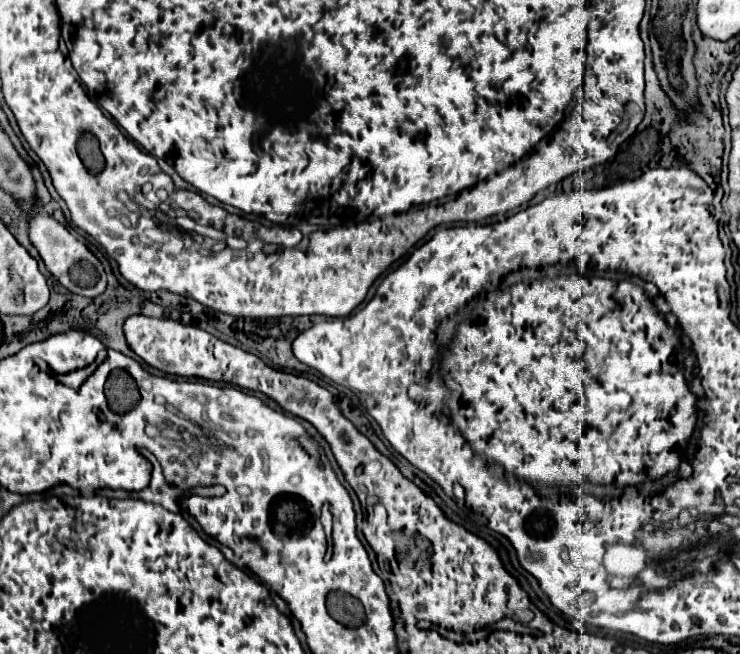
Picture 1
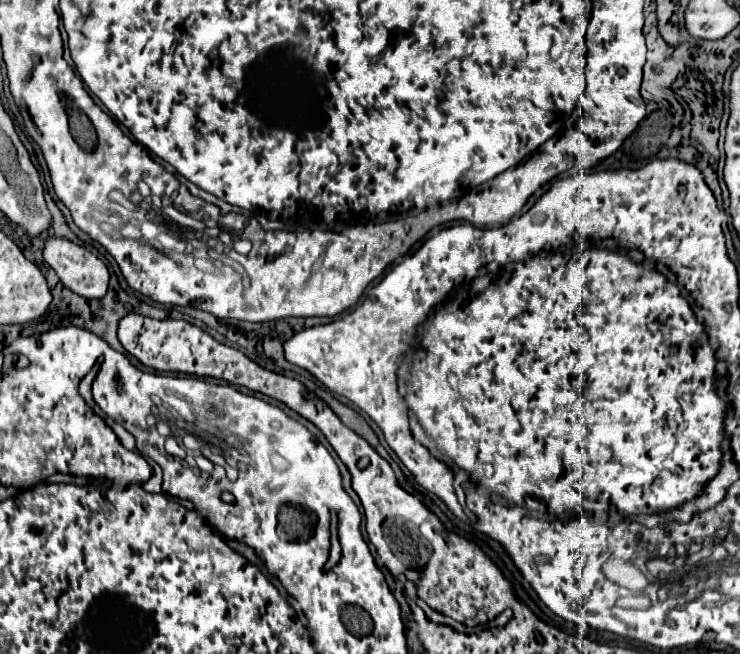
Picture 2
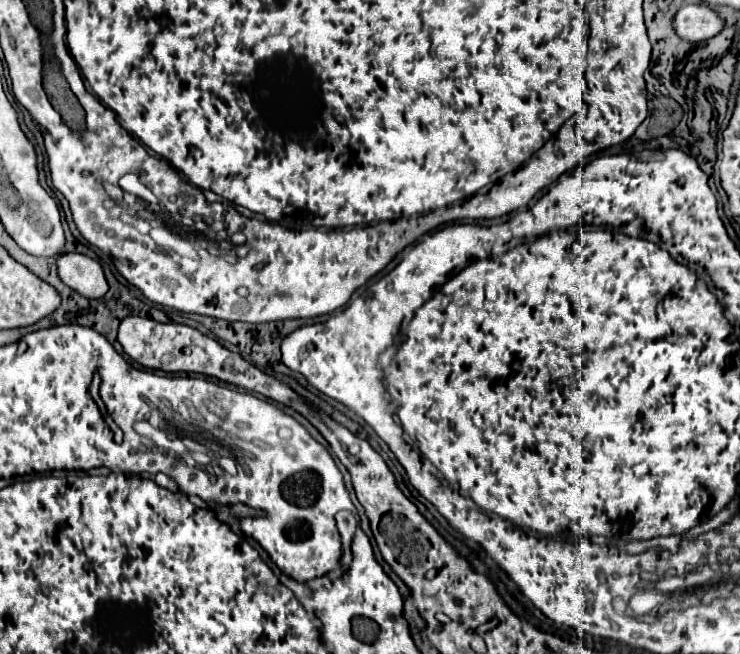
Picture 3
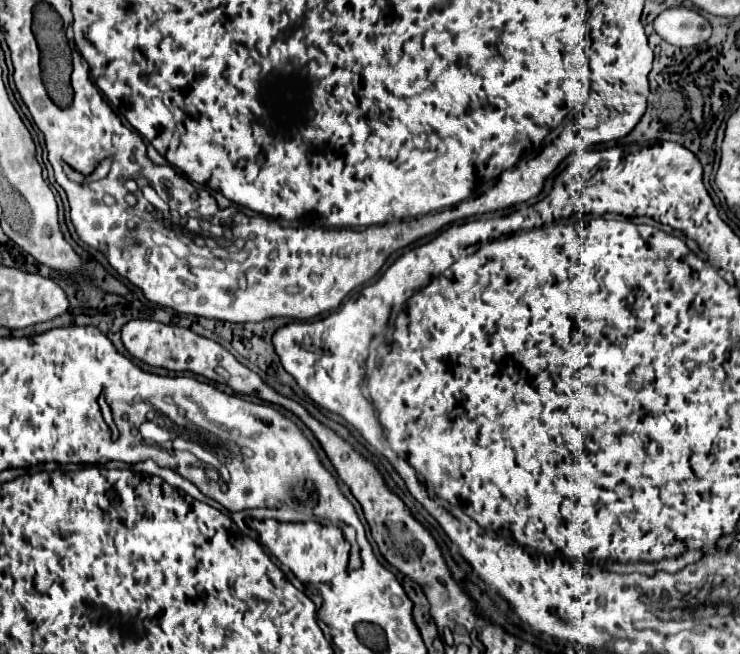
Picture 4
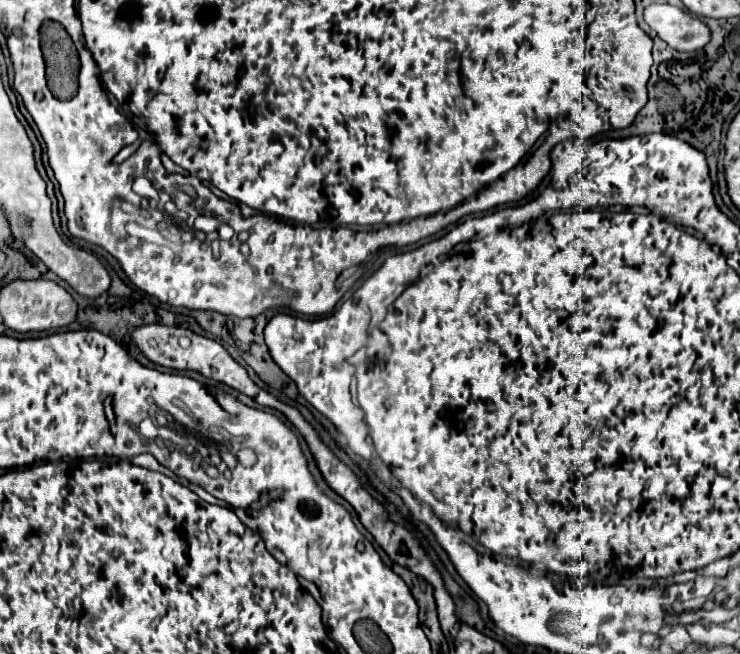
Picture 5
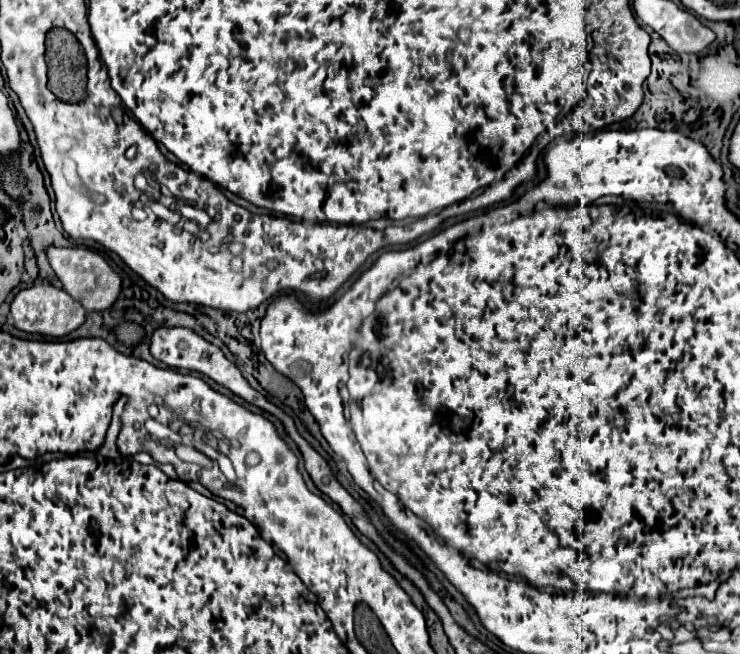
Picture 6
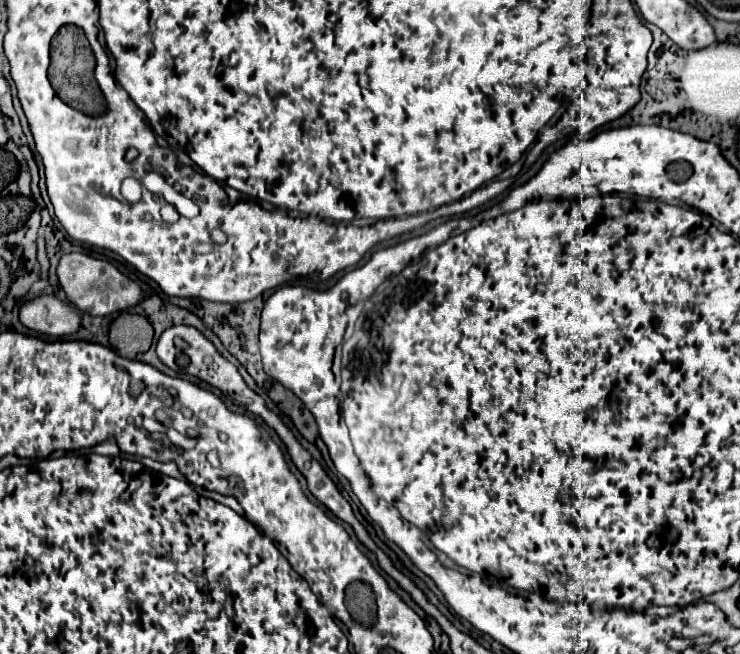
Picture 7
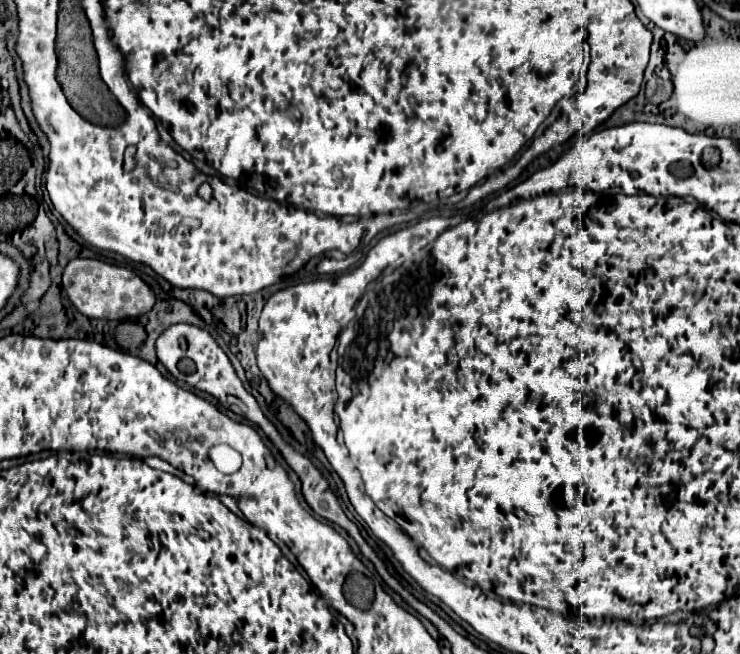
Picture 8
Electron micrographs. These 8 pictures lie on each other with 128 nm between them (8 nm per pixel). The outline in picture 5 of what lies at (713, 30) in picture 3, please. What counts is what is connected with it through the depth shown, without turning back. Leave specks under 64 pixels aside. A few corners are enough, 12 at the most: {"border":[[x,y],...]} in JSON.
{"border":[[650,4],[644,22],[678,52],[710,42],[708,26],[678,6]]}

